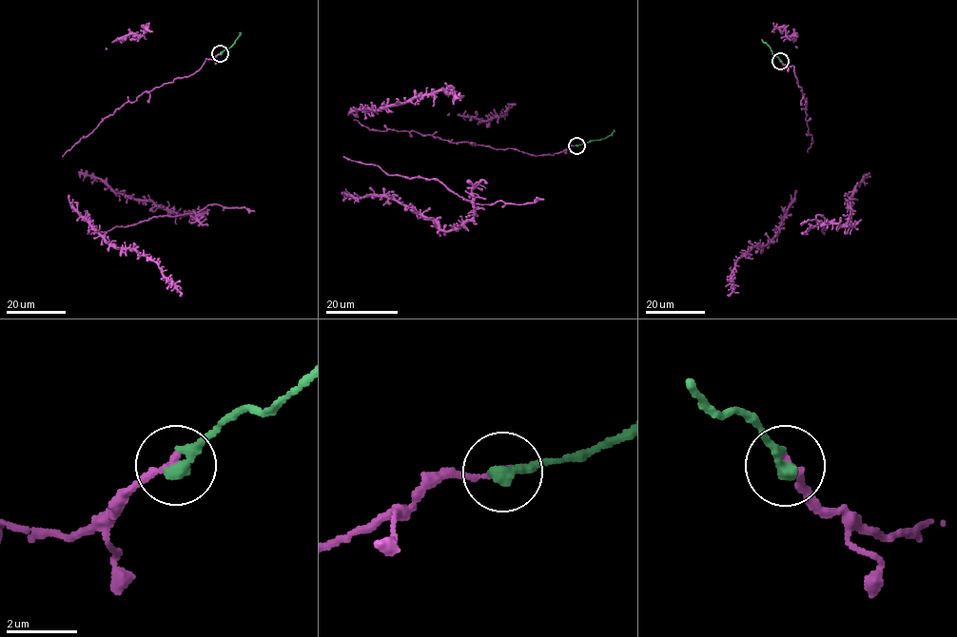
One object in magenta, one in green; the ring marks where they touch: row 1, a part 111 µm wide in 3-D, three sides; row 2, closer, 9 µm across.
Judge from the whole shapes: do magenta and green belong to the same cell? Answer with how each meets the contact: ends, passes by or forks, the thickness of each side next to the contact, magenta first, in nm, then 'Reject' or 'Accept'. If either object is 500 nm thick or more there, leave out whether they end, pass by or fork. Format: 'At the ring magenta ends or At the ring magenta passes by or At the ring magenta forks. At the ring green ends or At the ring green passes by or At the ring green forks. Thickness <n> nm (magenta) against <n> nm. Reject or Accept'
At the ring magenta ends. At the ring green ends. Thickness 200 nm (magenta) against 400 nm. Accept

